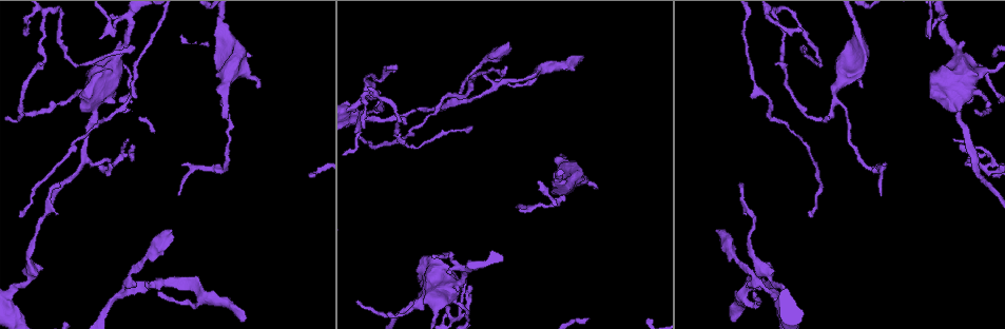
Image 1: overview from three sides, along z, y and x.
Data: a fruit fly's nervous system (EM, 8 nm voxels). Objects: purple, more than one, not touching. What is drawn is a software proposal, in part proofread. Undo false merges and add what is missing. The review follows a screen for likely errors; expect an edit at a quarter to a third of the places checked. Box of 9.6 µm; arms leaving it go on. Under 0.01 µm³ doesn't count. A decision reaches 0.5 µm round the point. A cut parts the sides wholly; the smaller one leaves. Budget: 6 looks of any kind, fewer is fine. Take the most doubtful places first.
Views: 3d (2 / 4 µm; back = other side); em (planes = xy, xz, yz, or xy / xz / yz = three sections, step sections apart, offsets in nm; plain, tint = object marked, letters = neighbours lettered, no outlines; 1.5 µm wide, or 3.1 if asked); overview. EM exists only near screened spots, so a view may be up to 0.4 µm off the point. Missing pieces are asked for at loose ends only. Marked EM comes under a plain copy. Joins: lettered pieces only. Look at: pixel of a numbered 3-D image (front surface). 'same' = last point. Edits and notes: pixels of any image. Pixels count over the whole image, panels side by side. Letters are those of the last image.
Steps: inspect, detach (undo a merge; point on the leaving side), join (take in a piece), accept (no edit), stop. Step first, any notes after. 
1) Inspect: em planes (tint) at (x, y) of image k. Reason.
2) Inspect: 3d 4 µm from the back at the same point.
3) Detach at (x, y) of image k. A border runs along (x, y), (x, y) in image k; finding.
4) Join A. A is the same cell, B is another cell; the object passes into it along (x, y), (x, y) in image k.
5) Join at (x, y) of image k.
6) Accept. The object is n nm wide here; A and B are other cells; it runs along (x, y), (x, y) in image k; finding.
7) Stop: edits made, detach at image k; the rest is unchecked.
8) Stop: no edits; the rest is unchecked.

Inspect: em yz step 8 (letters) at (57, 183) of image 1. Branch stops here.

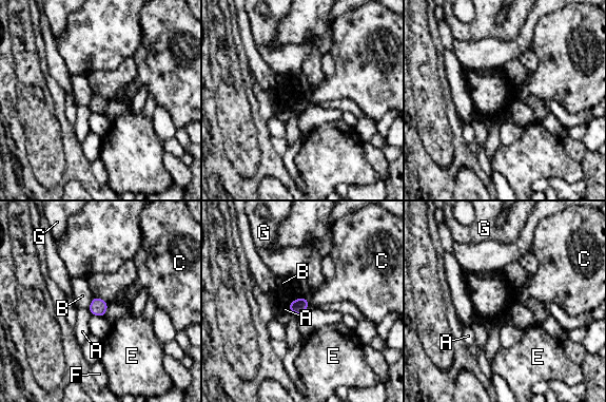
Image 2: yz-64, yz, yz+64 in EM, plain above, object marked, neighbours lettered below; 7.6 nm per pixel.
Inspect: em planes (letters) at the same point.

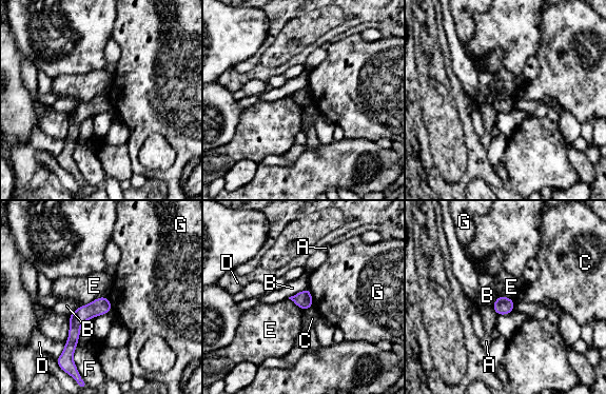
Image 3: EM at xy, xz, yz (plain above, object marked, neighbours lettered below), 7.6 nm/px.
Accept. The object is 130 nm wide here; A, B, C, D, E, F and G are other cells; it runs along (104, 299), (75, 324), (69, 355) in image 3; no lettered piece goes on from it.

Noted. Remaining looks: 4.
Inspect: em xy step 8 (letters) at (464, 297) of image 1. Thin end.

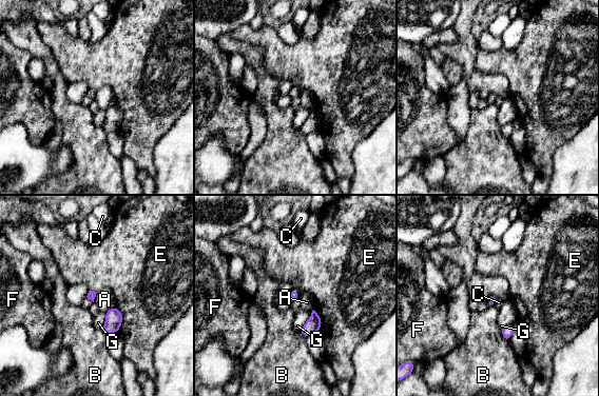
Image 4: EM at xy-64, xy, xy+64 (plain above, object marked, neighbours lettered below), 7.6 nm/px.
Accept. The object is 70 nm wide here; A, B, C, E, F and G are other cells; a border runs along (499, 296), (494, 304) in image 4; none of them fits.

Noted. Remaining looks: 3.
Inspect: em planes (letters) at (747, 281) of image 1. Thin end.

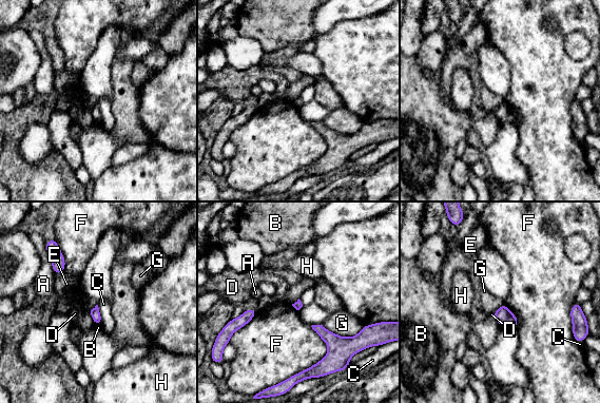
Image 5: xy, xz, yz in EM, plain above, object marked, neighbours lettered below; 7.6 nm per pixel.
Accept. The longest contact is with F, 420 nm; A, B, C, D, E, F, G and H are other cells; a border runs along (322, 324), (344, 337), (365, 325) in image 5; no lettered piece goes on from it.

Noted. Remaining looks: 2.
Stop: no edits; the rest is unchecked.

